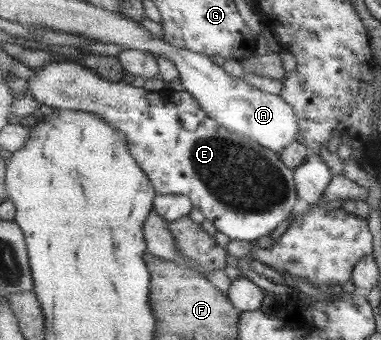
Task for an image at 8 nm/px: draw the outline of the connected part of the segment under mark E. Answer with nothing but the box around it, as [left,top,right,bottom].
[27,59,299,242]

